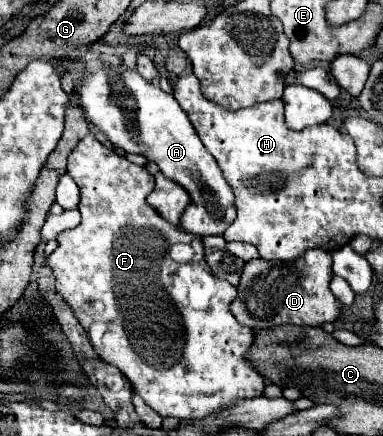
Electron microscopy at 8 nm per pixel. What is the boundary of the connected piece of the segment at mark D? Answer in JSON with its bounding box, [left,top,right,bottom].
[230,250,342,330]

